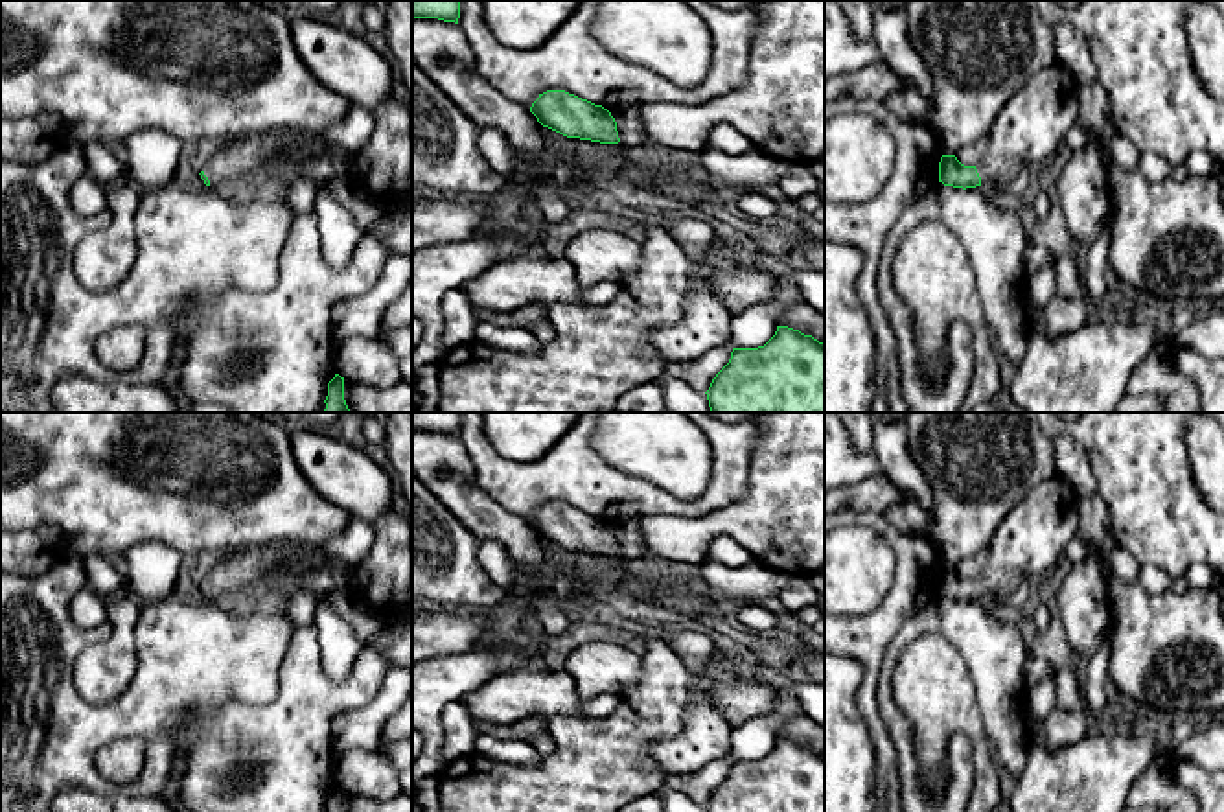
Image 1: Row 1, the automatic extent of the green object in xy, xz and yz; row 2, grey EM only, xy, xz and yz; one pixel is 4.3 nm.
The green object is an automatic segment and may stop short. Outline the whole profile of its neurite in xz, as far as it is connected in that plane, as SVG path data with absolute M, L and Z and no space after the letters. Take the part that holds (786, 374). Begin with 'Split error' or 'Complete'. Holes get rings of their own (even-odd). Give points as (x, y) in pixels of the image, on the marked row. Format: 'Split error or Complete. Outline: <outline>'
Complete. Outline: M788 326L758 348L733 348L729 363L705 392L710 412L825 412L825 344Z

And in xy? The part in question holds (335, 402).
Complete. Outline: M335 374L335 377L328 383L328 396L324 403L324 412L352 412L344 400L344 377L339 374Z

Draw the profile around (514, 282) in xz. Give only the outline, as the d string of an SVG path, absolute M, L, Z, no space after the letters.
M506 256L462 285L475 309L512 313L528 304L580 304L572 263L563 258Z

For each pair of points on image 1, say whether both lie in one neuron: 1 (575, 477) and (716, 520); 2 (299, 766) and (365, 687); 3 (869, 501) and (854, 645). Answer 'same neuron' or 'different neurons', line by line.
1: different neurons
2: same neuron
3: different neurons

